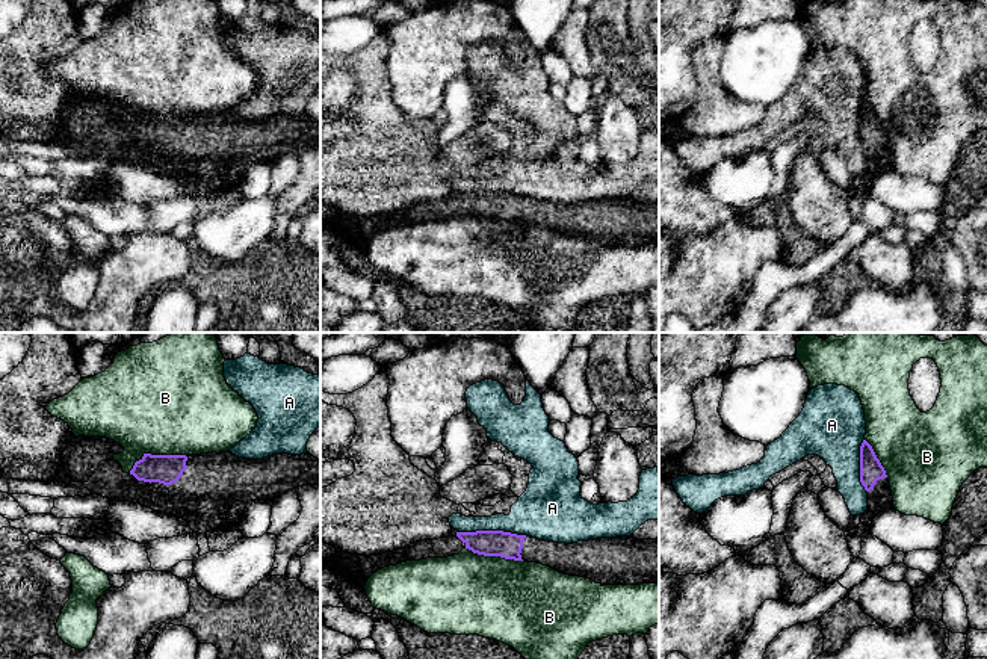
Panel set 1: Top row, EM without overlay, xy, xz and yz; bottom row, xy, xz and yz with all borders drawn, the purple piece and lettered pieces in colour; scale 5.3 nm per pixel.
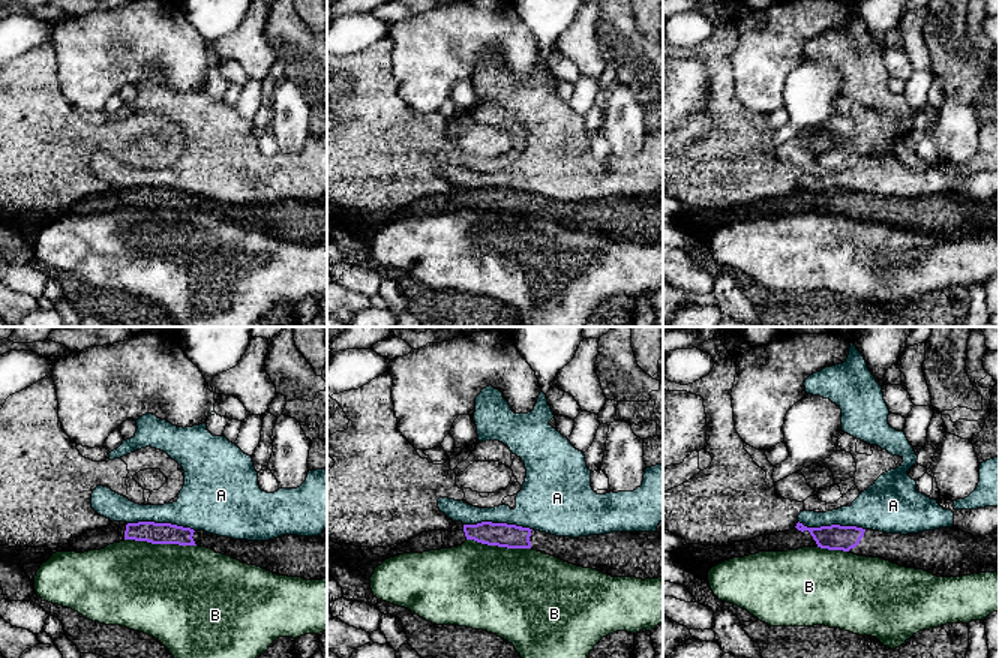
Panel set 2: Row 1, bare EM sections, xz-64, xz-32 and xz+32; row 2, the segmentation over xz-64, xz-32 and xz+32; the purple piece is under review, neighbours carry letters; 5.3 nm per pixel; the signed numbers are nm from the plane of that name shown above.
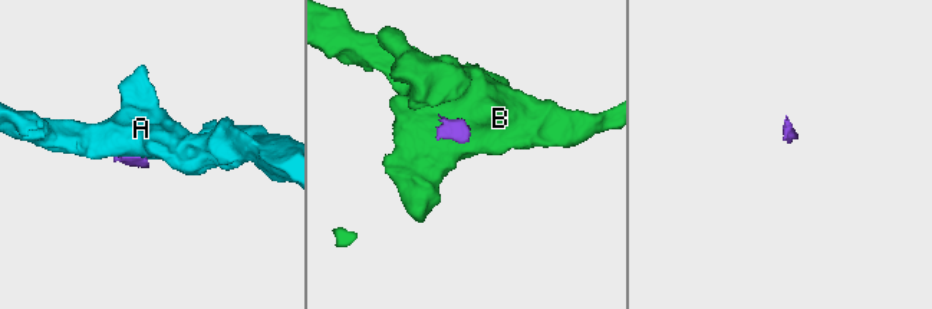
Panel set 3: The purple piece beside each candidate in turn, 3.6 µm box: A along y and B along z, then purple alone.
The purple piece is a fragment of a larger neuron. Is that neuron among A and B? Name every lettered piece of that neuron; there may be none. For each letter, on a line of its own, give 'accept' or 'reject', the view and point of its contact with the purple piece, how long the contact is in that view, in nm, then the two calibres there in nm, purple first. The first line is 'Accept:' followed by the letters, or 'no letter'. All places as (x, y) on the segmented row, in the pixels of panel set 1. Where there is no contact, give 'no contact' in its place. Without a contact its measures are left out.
Accept: no letter
A: reject; contact xz (493, 531); length 360 nm; calibres 140 and 240 nm
B: reject; contact xy (156, 455); length 320 nm; calibres 160 and 500 nm

